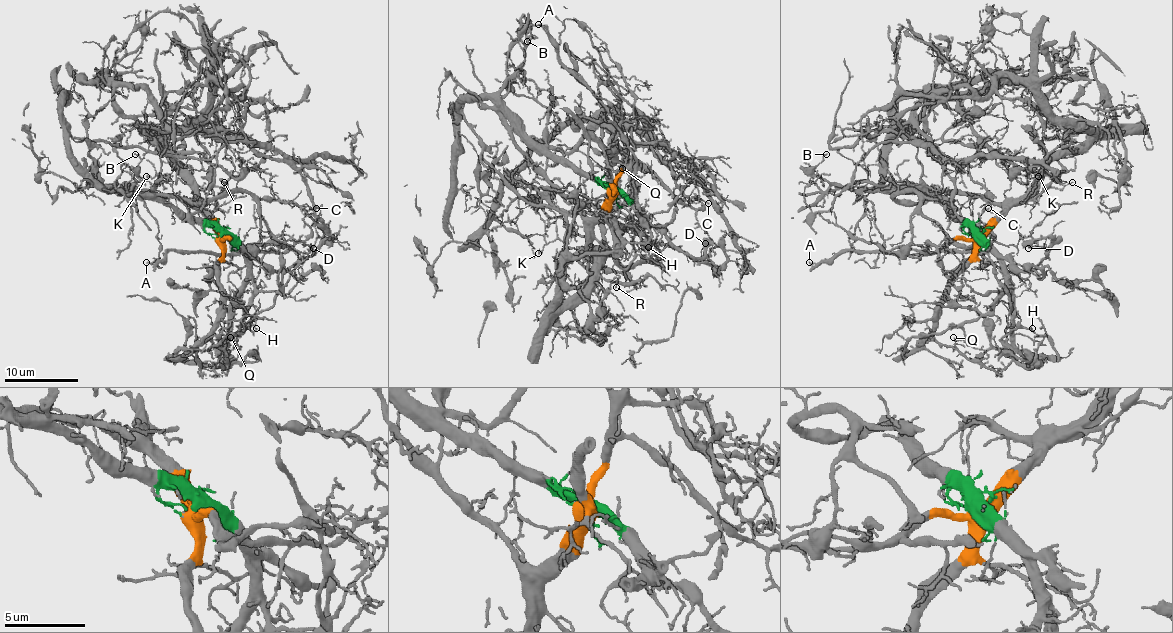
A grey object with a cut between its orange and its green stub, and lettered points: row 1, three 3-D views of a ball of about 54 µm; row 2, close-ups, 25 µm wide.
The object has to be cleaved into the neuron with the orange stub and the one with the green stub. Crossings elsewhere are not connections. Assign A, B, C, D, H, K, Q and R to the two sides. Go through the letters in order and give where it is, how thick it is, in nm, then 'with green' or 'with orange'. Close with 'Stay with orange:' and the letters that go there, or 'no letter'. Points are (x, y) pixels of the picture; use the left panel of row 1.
A: place (146, 262); calibre 140 nm; with orange
B: place (135, 154); calibre 130 nm; with green
C: place (316, 208); calibre 120 nm; with orange
D: place (313, 248); calibre 100 nm; with green
H: place (256, 328); calibre 140 nm; with green
K: place (146, 176); calibre 180 nm; with orange
Q: place (230, 337); calibre 100 nm; with orange
R: place (224, 182); calibre 100 nm; with orange
Stay with orange: A, C, K, Q, R

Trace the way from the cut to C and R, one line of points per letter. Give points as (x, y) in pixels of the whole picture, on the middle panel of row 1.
C: (612, 191), (621, 167), (628, 159), (638, 159), (689, 208), (701, 208), (702, 204), (695, 195), (708, 204)
R: (612, 191), (612, 208), (593, 230), (593, 237), (604, 248), (619, 276), (615, 287)

